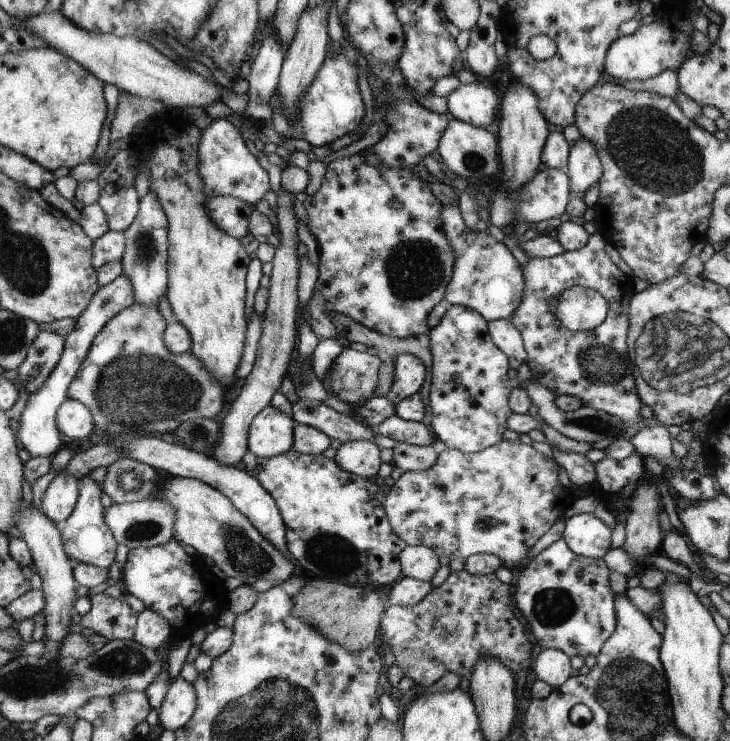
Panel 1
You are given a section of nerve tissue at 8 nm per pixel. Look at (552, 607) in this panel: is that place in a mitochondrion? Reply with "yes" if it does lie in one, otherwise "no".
yes

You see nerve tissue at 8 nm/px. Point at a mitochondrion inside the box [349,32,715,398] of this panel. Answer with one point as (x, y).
(647, 142)

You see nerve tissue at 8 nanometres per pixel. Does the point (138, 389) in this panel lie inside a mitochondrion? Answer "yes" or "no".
yes

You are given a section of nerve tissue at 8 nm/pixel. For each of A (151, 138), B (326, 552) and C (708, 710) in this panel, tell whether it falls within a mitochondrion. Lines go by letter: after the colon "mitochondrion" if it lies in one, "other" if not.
A: other
B: mitochondrion
C: other

